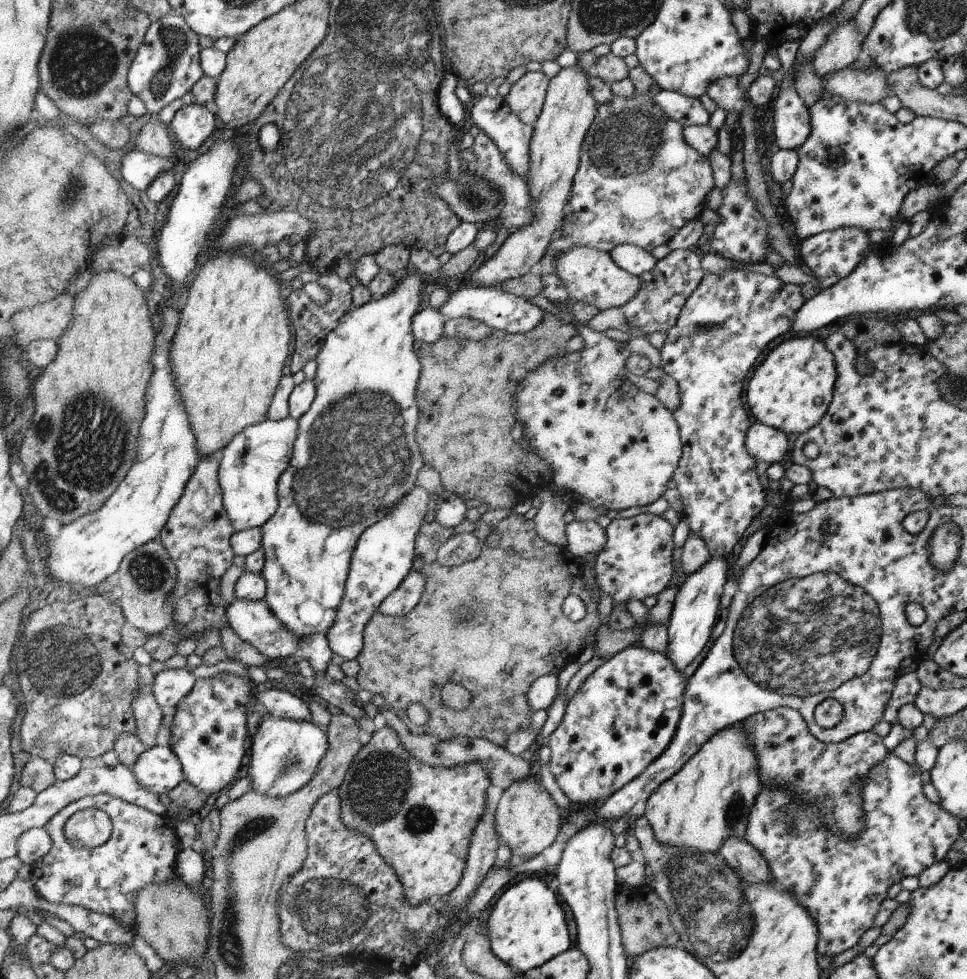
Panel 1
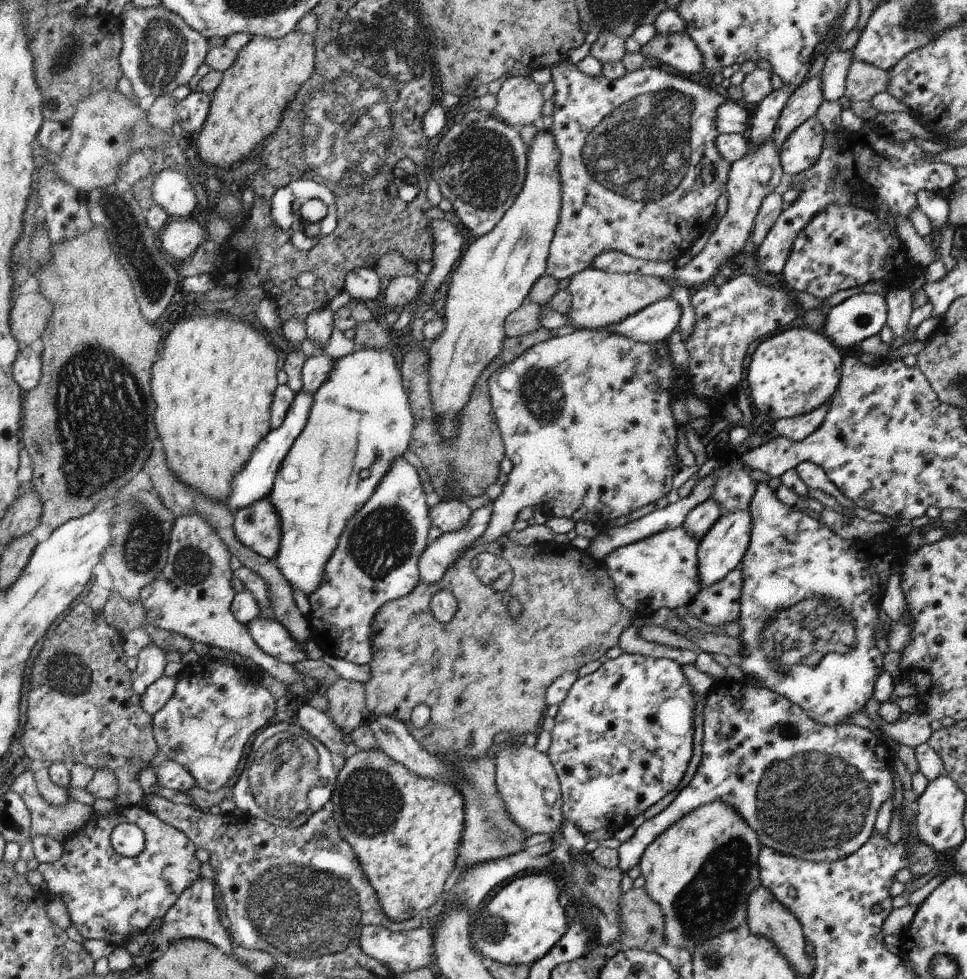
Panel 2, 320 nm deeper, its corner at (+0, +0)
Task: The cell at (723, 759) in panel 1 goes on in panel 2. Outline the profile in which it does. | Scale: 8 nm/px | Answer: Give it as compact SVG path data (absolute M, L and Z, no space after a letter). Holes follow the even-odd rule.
M714 801L694 809L663 832L640 859L641 874L644 876L644 890L660 906L664 917L664 943L676 948L693 948L704 941L710 941L721 934L735 931L743 922L747 923L747 904L752 892L761 887L759 852L762 844L757 832L724 801Z

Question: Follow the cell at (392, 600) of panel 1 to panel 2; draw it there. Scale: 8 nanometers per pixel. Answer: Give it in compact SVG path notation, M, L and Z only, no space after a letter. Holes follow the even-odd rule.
M490 501L472 512L469 524L462 530L444 533L428 545L419 560L419 571L422 573L424 583L438 582L448 567L460 558L461 552L483 536L484 531L490 526L493 512L493 501Z

